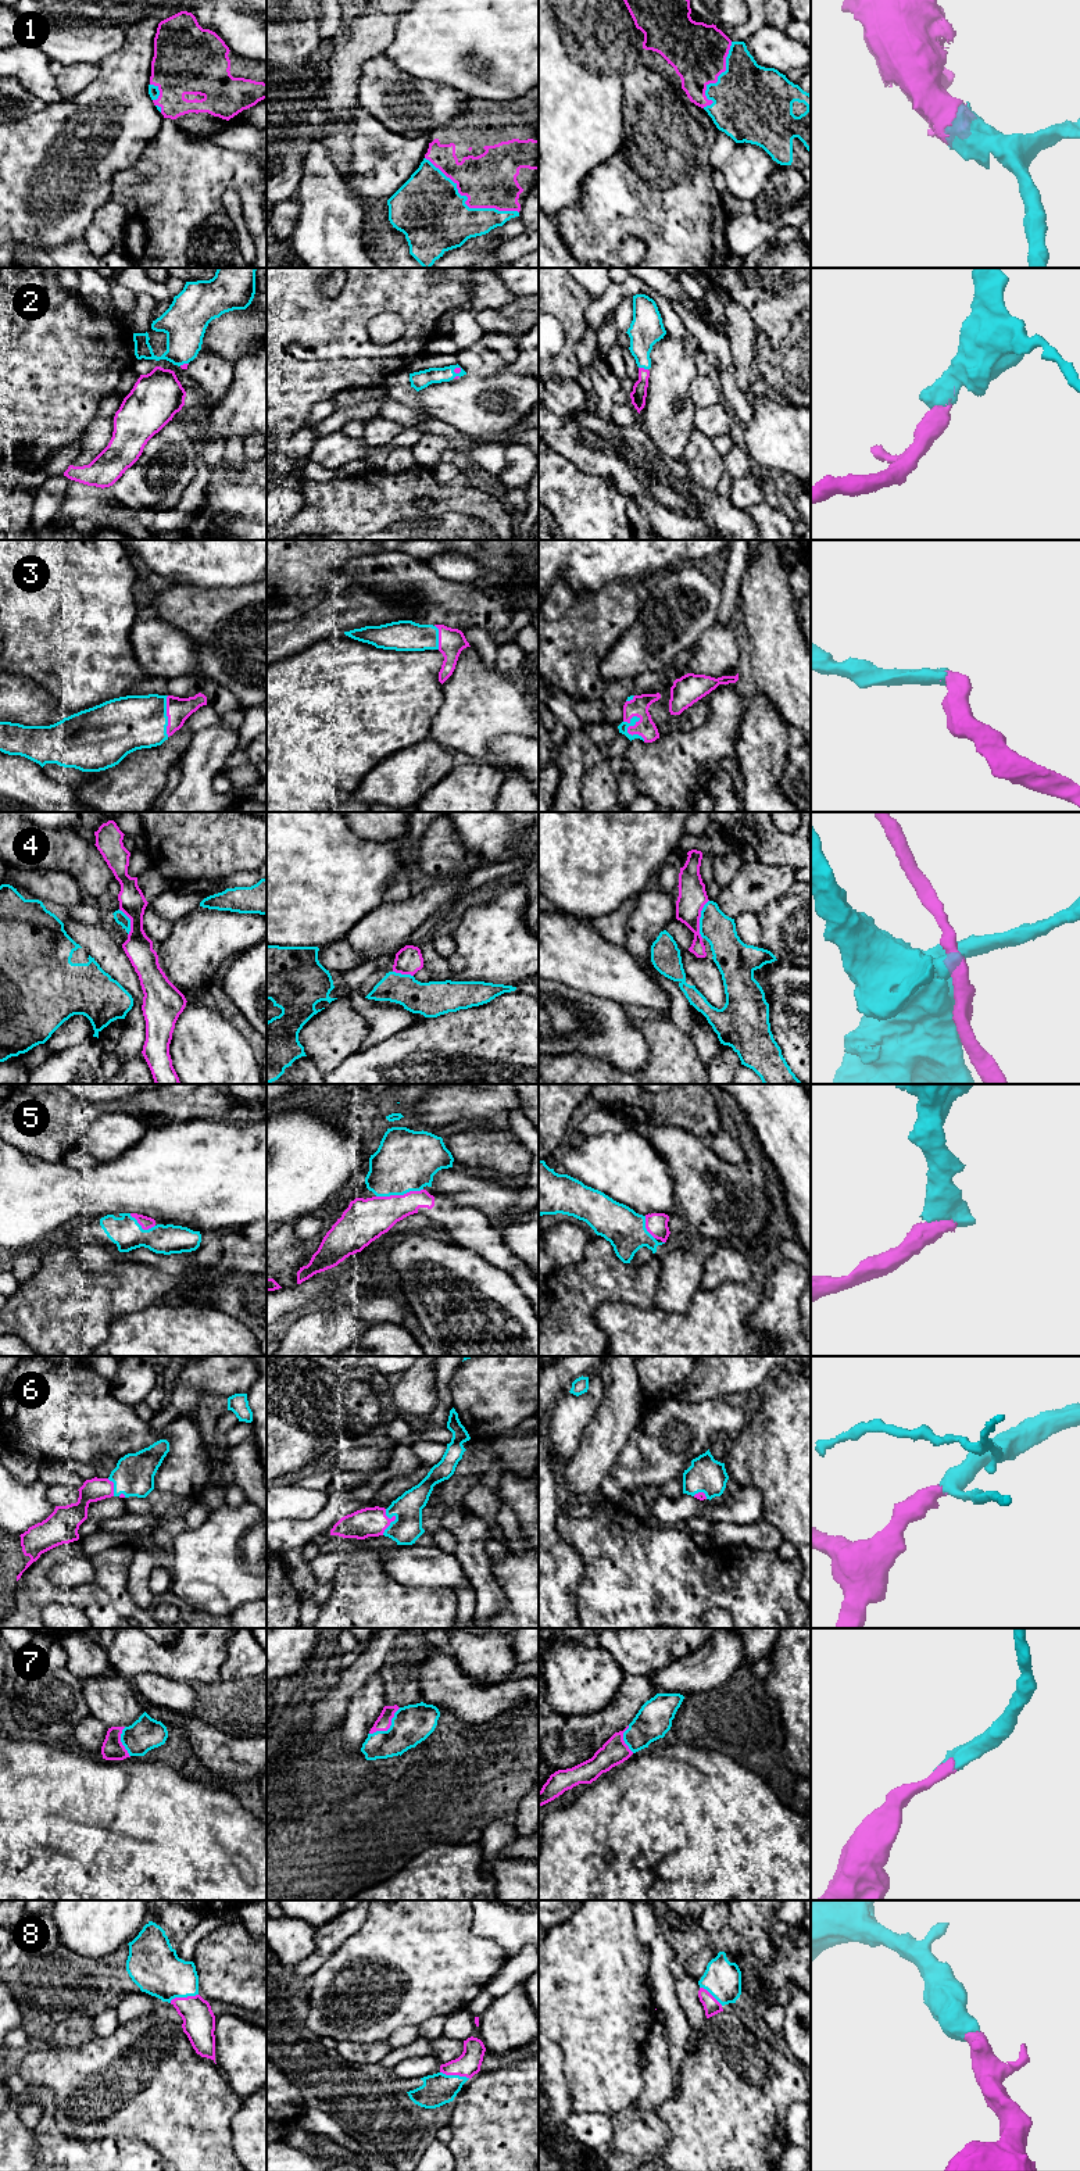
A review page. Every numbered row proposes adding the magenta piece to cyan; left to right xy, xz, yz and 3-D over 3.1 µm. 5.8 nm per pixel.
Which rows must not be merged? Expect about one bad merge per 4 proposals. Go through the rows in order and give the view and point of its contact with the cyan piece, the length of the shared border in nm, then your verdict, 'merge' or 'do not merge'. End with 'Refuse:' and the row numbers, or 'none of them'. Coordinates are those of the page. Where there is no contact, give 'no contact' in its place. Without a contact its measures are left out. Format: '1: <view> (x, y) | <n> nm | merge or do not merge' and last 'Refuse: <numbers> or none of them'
1: xz (465, 204) | 650 nm | merge
2: yz (643, 367) | 60 nm | merge
3: yz (630, 735) | 170 nm | merge
4: yz (700, 919) | 220 nm | do not merge
5: xz (399, 1194) | 280 nm | merge
6: xz (392, 1522) | 150 nm | merge
7: xz (390, 1727) | 240 nm | merge
8: xy (183, 1996) | 180 nm | merge
Refuse: 4

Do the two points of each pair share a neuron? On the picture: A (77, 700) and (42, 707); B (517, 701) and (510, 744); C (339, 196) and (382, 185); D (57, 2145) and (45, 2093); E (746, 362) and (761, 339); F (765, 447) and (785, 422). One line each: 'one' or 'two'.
A: two
B: two
C: two
D: one
E: two
F: one

